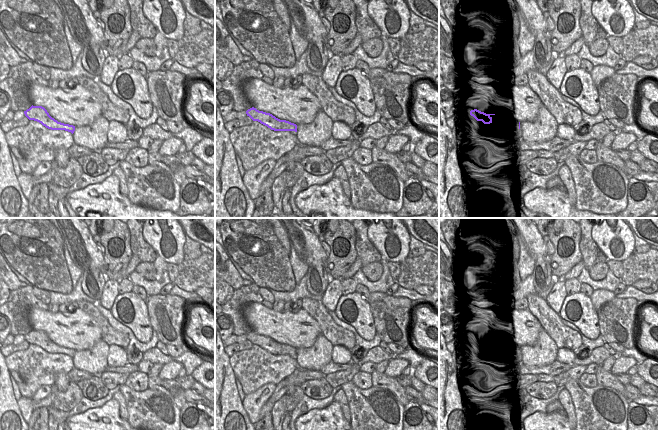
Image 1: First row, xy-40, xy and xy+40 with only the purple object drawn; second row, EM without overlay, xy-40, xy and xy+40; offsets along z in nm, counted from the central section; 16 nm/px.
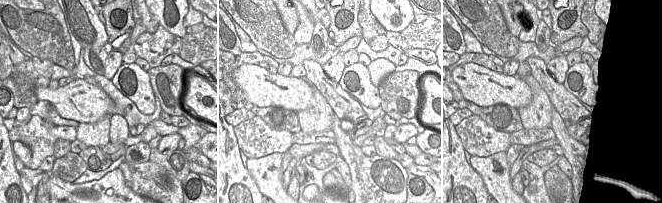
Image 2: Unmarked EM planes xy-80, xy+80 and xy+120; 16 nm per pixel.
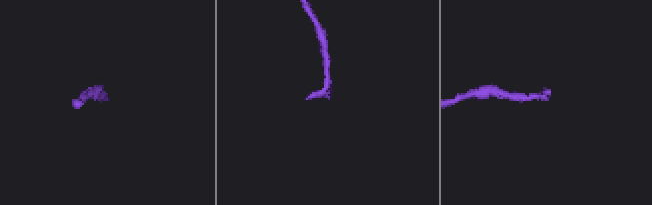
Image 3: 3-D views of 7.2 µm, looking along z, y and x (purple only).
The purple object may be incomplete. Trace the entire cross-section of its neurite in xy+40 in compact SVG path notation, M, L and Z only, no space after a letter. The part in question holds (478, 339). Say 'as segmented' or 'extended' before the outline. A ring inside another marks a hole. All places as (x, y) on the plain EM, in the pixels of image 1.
extended | M472 331L467 333L467 337L473 340L477 345L482 345L494 355L507 356L516 362L521 362L520 346L517 344L502 342L492 337L484 337Z

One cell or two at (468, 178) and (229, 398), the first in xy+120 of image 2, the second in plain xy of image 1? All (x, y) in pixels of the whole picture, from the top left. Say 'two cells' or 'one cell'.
one cell

